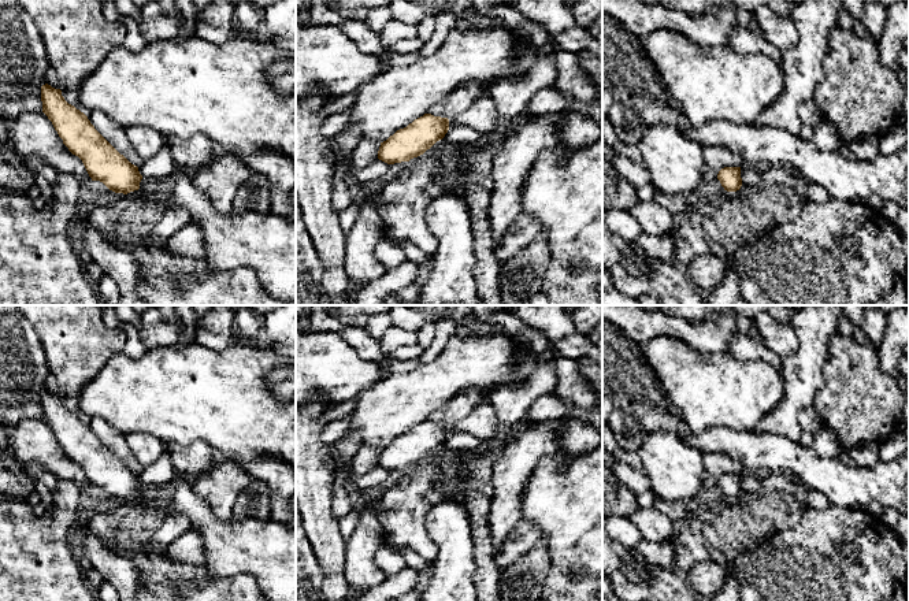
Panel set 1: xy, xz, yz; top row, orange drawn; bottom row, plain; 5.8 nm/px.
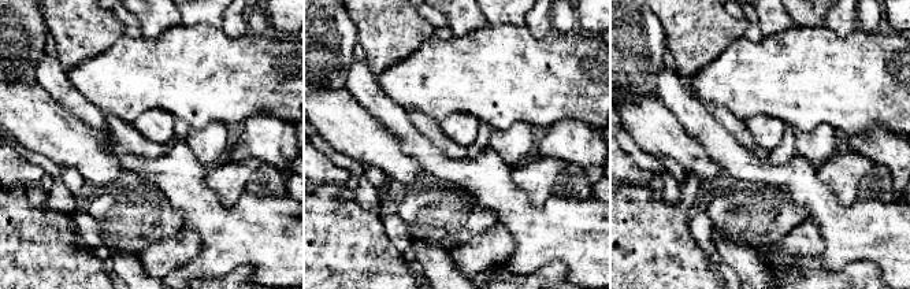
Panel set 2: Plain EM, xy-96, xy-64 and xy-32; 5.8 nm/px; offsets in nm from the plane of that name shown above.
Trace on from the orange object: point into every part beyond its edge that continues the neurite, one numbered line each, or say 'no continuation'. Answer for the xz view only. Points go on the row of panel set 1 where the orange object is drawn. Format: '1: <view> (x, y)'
1: xz (482, 115)

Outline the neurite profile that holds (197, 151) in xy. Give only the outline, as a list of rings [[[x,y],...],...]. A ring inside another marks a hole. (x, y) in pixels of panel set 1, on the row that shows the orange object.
[[[194,134],[188,140],[167,136],[175,166],[199,171],[207,166],[218,153],[216,145],[203,134]]]

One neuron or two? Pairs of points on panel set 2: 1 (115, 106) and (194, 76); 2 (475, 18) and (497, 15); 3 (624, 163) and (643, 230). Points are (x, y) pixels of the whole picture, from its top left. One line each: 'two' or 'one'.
1: one
2: two
3: two

